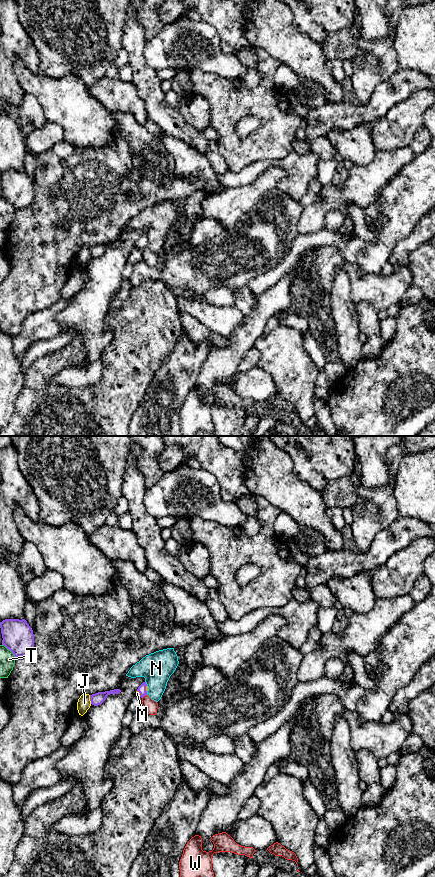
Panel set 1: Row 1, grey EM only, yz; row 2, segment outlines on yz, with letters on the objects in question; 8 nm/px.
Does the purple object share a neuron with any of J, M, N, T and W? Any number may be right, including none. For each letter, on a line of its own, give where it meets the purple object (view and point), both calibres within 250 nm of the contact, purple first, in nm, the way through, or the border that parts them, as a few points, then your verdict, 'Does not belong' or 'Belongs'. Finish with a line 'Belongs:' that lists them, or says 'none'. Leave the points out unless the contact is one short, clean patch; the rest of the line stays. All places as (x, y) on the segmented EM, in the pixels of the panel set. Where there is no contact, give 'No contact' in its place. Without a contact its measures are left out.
J: Touches purple at yz (90, 699). Thickness 100 nm (purple) against 110 nm. Does not belong
M: Touches purple at yz (139, 692). Thickness 70 nm (purple) against 30 nm. Path across: yz (141, 689), (139, 692), (137, 693). Belongs
N: Touches purple at yz (145, 683). Thickness 70 nm (purple) against 240 nm. Does not belong
T: Touches purple at yz (9, 649). Thickness 240 nm (purple) against 130 nm. Does not belong
W: Touches purple at yz (144, 695). Thickness 70 nm (purple) against 110 nm. Does not belong
Belongs: M

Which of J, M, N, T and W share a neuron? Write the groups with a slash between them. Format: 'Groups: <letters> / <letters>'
Groups: J / M / N / T / W

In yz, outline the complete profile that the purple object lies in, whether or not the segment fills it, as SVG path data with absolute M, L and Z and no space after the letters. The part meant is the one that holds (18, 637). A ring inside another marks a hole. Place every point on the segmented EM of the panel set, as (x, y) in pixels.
M5 619L0 622L2 645L9 649L16 658L33 652L34 634L25 619Z

